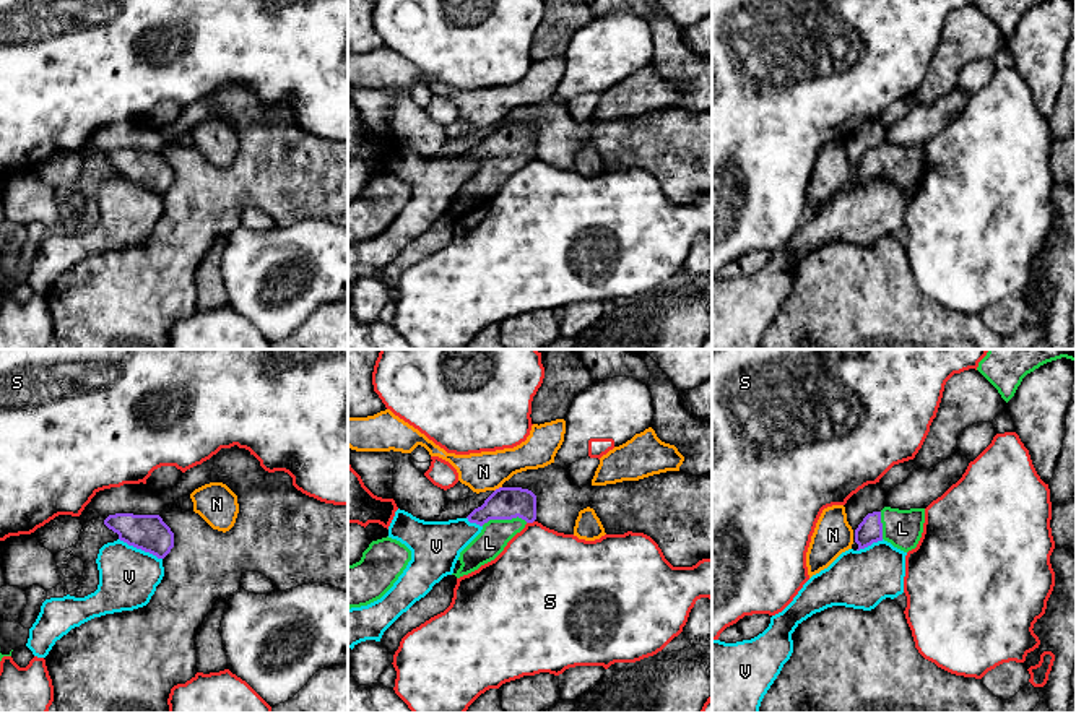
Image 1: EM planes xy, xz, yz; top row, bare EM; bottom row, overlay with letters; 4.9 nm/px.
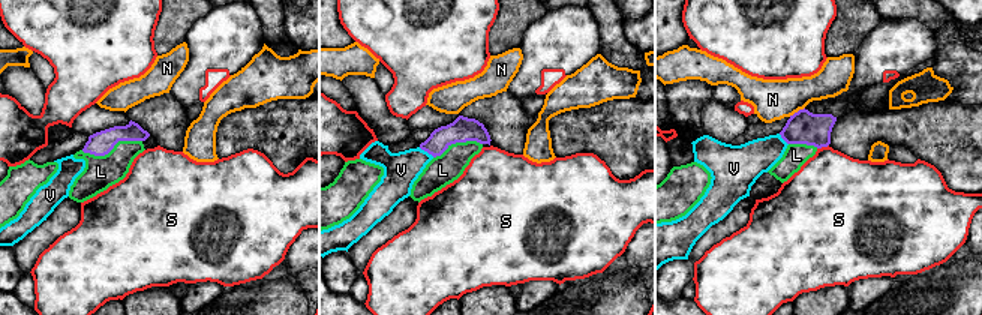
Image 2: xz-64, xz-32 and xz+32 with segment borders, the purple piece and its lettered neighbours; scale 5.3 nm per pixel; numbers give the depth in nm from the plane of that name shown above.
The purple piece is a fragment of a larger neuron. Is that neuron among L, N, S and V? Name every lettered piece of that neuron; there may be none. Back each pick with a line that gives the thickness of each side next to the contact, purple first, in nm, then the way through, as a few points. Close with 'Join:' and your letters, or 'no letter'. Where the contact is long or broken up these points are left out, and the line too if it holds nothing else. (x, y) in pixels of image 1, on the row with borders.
L: Thickness 160 nm (purple) against 150 nm. Path across: xz (506, 502), (504, 518), (490, 543)
Join: L

